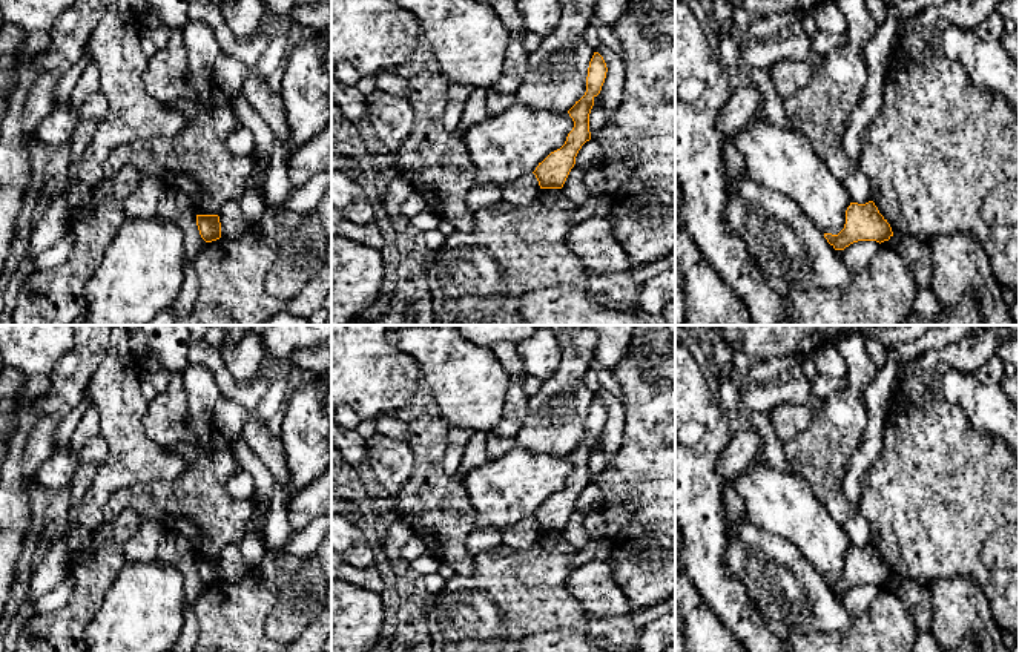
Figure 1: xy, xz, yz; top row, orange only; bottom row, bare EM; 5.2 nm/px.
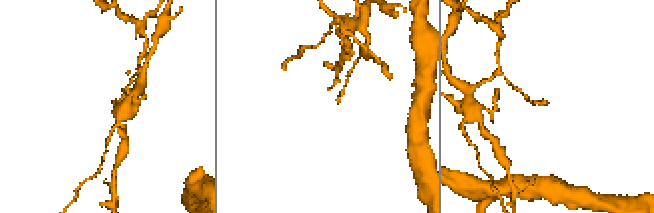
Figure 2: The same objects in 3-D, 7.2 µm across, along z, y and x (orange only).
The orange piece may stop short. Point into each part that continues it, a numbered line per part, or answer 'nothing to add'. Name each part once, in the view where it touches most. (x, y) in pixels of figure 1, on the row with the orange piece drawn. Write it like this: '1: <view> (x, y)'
nothing to add

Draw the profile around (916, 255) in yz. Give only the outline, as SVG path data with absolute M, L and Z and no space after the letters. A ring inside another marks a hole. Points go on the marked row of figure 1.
M910 233L895 235L898 252L909 270L912 272L916 287L924 288L932 285L933 264L930 249Z

